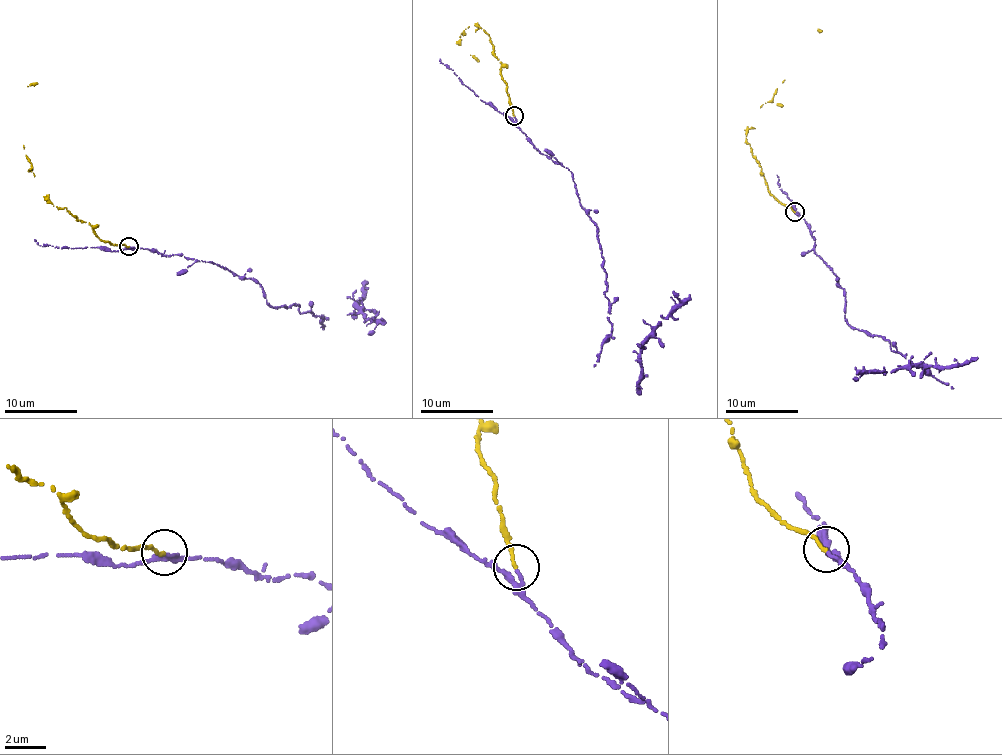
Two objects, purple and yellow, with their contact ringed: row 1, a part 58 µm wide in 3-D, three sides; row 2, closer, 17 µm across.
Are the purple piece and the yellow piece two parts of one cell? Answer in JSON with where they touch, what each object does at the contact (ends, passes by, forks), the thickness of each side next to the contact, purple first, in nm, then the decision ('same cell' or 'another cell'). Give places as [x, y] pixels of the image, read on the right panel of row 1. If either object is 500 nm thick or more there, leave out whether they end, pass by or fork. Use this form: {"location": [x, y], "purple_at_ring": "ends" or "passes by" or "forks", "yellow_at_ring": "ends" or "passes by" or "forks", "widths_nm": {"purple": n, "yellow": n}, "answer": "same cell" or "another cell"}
{"location": [794, 211], "purple_at_ring": "passes by", "yellow_at_ring": "ends", "widths_nm": {"purple": 140, "yellow": 180}, "answer": "same cell"}

